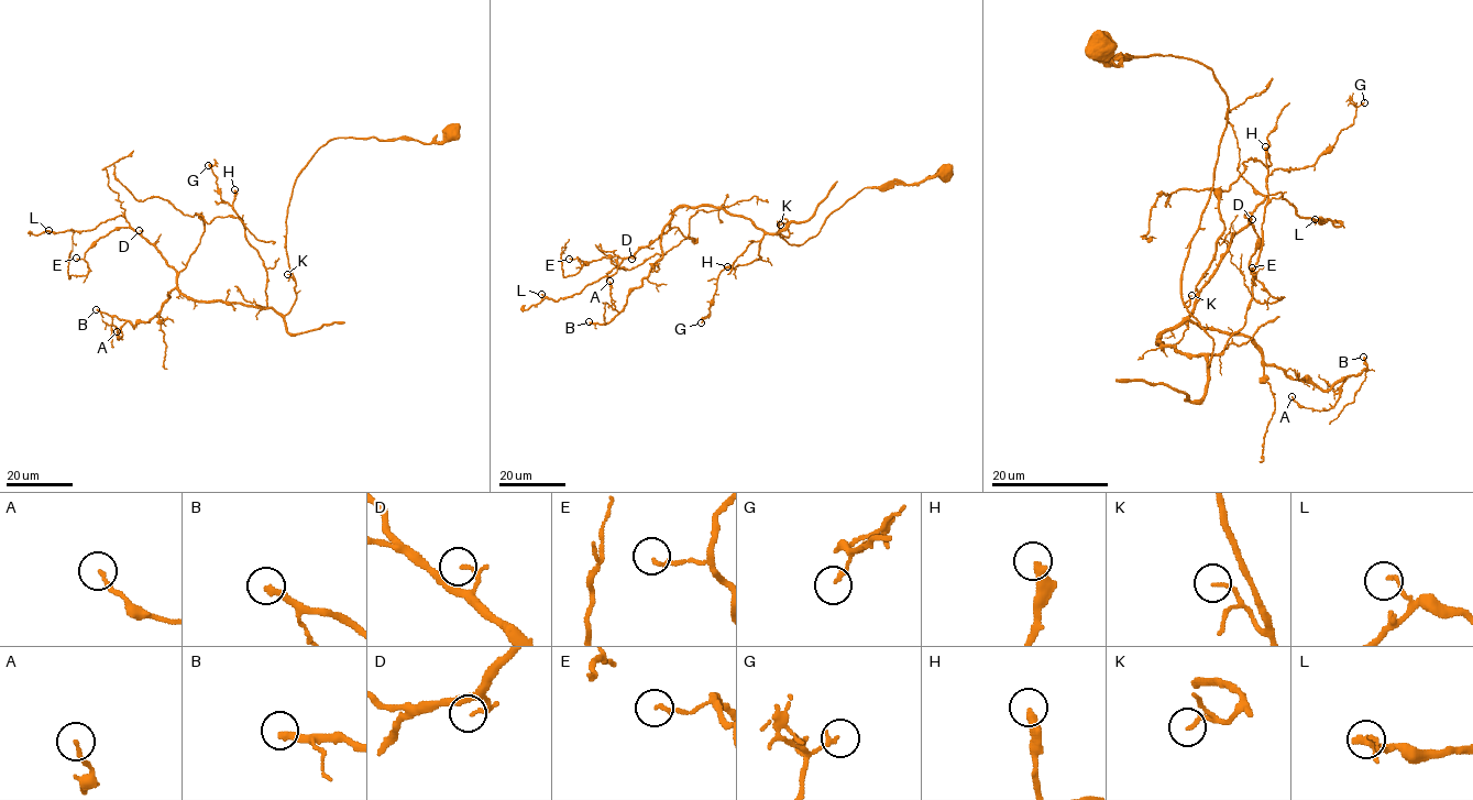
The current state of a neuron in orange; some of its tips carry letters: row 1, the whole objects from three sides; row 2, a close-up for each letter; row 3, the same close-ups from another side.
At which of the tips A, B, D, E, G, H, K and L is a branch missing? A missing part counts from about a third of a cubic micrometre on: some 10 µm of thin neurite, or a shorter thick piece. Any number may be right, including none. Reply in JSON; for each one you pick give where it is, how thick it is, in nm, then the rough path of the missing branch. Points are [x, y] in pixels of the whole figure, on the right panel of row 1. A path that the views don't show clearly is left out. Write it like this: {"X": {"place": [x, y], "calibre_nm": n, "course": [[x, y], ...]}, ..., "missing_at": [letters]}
{"B": {"place": [1363, 357], "calibre_nm": 300, "course": [[1363, 357], [1364, 363], [1351, 385], [1347, 401], [1315, 392]]}, "missing_at": ["B"]}

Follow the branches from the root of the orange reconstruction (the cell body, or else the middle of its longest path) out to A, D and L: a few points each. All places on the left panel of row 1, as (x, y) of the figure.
A: (452, 132), (338, 138), (317, 151), (287, 208), (287, 314), (174, 288), (149, 321), (117, 331)
D: (452, 132), (431, 143), (338, 138), (317, 151), (287, 208), (296, 299), (284, 315), (189, 299), (139, 230)
L: (452, 132), (338, 138), (317, 151), (287, 208), (296, 299), (284, 315), (189, 299), (121, 216), (48, 230)

